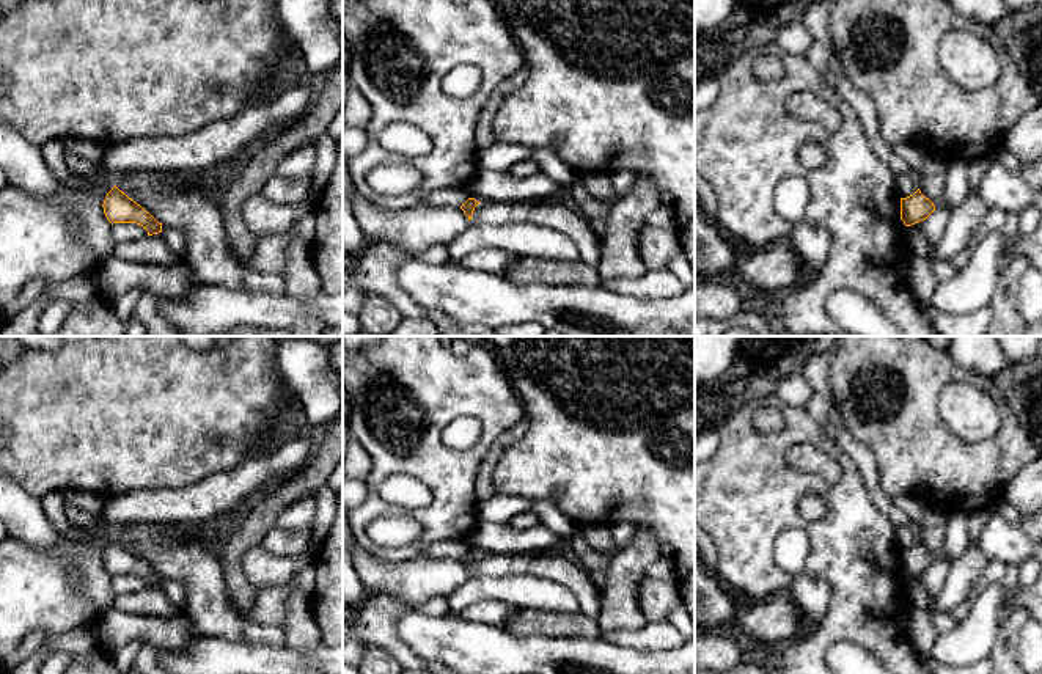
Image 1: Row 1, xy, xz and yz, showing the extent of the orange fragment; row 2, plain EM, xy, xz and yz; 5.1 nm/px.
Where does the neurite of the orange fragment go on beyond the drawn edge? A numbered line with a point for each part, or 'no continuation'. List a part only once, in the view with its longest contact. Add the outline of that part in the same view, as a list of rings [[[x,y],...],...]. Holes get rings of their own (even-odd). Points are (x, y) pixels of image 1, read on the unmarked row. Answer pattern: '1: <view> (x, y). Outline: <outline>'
no continuation

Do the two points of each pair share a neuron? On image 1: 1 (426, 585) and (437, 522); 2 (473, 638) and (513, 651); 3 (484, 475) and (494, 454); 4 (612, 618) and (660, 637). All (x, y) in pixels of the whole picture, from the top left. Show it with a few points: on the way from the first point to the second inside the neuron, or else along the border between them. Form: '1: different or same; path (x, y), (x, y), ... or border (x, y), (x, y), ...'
1: different; border (420, 553), (406, 560), (384, 561)
2: same; path (483, 648), (486, 651), (503, 651)
3: same; path (486, 470), (491, 459)
4: different; border (646, 622), (637, 629), (613, 629), (602, 633)

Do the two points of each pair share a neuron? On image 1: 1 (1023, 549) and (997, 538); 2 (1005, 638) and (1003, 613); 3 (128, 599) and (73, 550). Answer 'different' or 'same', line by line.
1: same
2: different
3: different

